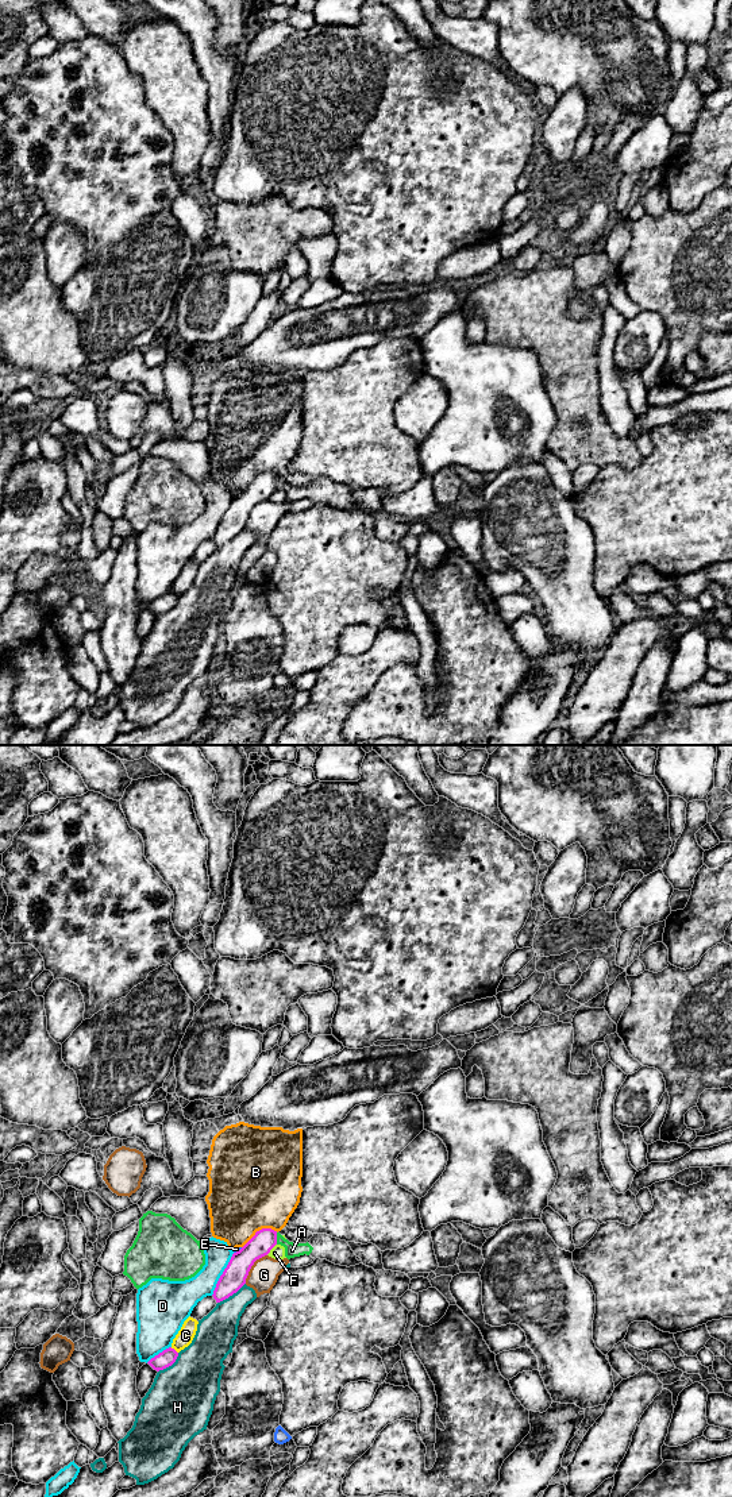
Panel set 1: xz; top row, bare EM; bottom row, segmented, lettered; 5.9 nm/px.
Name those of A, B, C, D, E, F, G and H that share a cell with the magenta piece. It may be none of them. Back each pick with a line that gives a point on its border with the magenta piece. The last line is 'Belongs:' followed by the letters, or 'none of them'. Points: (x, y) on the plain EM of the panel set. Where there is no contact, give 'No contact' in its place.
Belongs: none of them

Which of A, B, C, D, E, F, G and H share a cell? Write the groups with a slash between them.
A / B / C / D F / E / G / H

